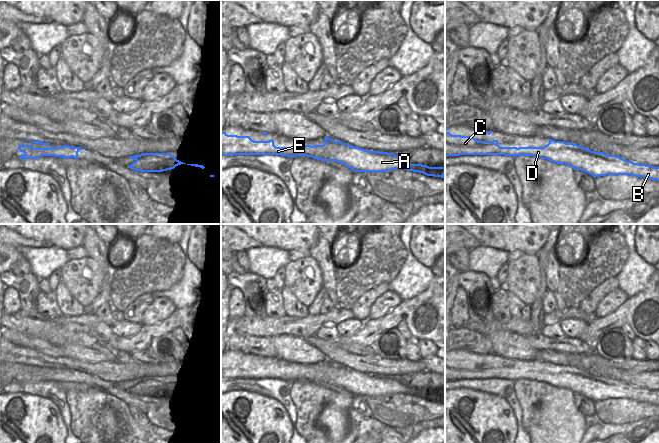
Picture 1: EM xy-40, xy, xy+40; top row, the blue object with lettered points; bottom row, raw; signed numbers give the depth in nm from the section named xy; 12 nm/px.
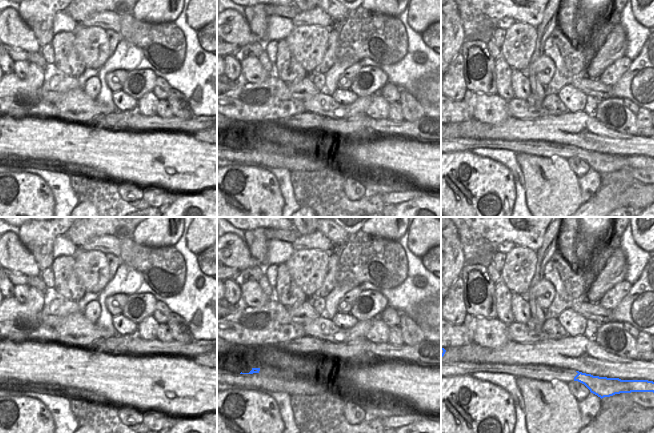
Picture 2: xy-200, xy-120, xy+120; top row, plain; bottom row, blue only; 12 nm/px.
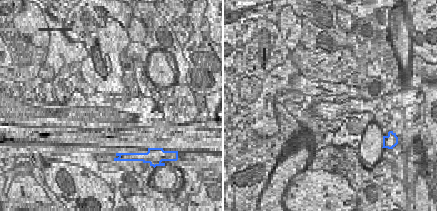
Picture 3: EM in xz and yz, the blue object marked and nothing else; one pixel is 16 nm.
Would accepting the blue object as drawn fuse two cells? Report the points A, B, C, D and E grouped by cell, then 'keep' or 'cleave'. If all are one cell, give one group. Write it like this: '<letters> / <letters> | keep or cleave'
A B C D E | keep

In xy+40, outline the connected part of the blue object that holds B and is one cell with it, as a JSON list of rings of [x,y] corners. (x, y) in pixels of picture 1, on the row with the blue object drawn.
[[[445,127],[445,156],[505,155],[534,156],[566,164],[594,178],[606,175],[632,175],[659,181],[659,167],[634,163],[616,155],[591,151],[577,144],[549,139],[544,147],[500,147],[498,140],[478,141],[474,136],[452,135]]]

